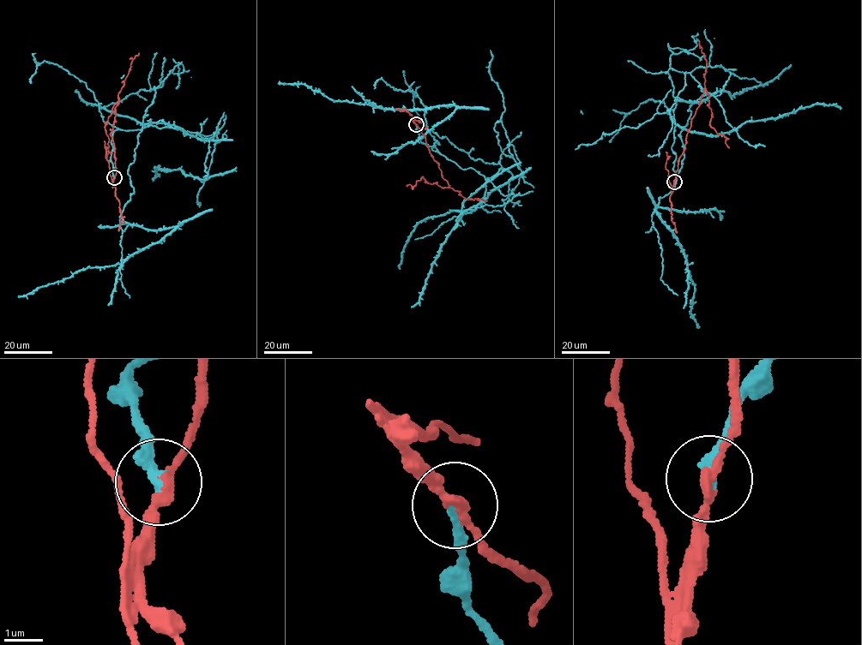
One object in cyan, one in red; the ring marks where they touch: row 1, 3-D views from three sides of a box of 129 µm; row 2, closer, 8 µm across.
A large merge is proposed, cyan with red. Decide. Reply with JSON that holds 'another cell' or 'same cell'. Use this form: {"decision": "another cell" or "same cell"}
{"decision": "another cell"}

